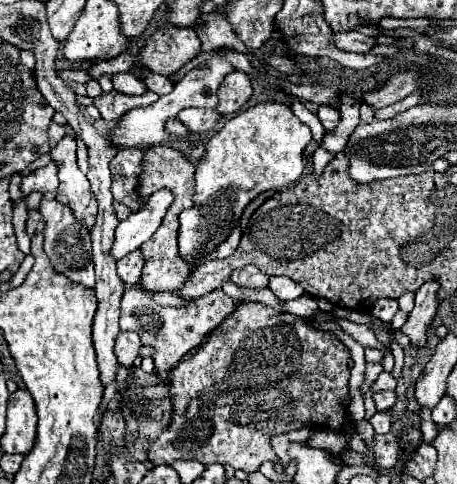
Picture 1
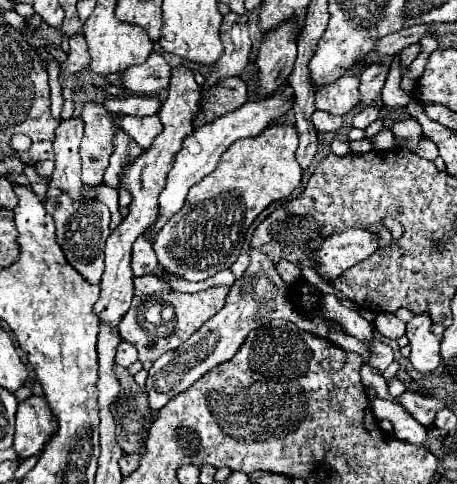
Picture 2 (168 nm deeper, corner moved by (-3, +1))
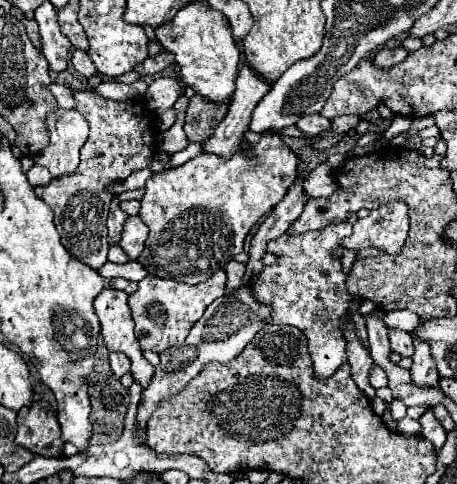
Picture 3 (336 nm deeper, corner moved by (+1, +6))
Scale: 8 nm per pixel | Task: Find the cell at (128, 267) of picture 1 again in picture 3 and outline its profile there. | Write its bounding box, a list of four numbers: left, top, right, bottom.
[120,216,148,260]

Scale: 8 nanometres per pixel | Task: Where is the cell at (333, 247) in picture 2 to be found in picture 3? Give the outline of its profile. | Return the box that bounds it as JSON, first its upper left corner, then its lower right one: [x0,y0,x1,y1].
[254,222,352,378]

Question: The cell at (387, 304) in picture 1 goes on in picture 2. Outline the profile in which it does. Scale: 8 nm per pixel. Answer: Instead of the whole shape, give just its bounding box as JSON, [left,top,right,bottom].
[374,313,406,339]

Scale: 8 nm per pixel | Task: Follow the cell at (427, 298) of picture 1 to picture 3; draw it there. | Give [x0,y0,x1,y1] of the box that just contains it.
[410,338,440,386]

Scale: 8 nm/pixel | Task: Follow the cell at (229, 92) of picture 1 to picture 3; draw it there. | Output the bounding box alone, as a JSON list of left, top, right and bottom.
[184,94,228,142]

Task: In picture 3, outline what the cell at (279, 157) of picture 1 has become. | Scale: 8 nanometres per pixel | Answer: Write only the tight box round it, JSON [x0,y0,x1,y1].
[138,132,296,284]

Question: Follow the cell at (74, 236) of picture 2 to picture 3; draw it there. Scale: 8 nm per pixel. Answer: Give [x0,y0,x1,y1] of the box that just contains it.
[42,86,156,270]

